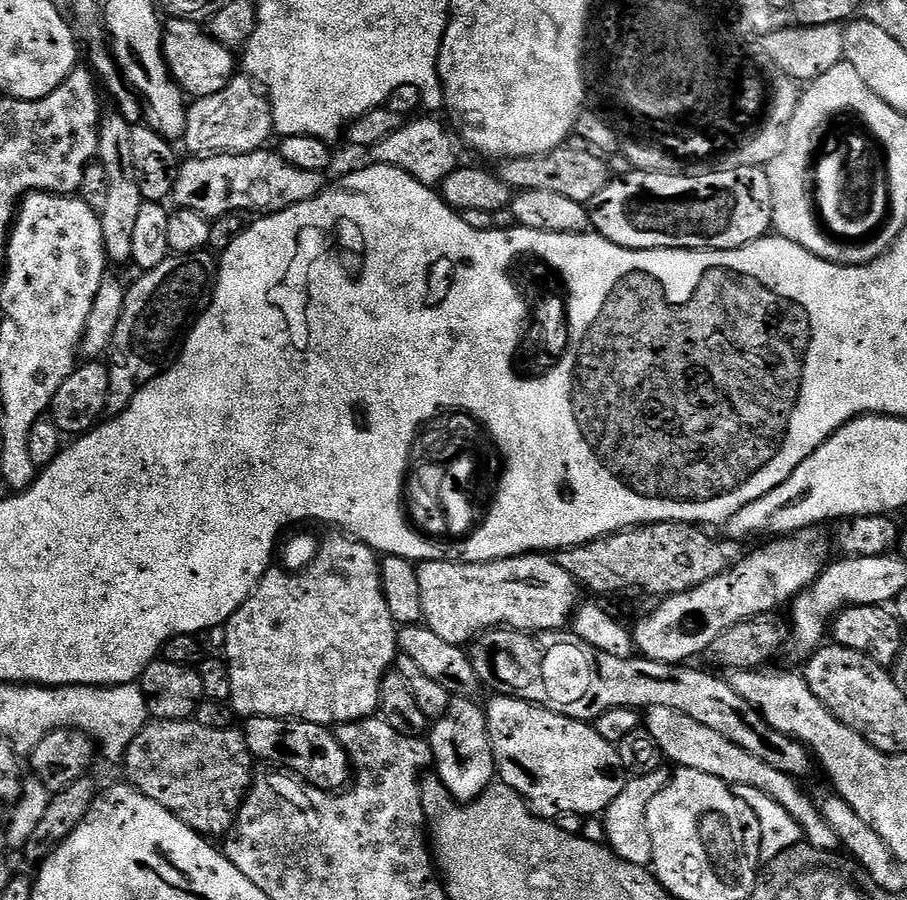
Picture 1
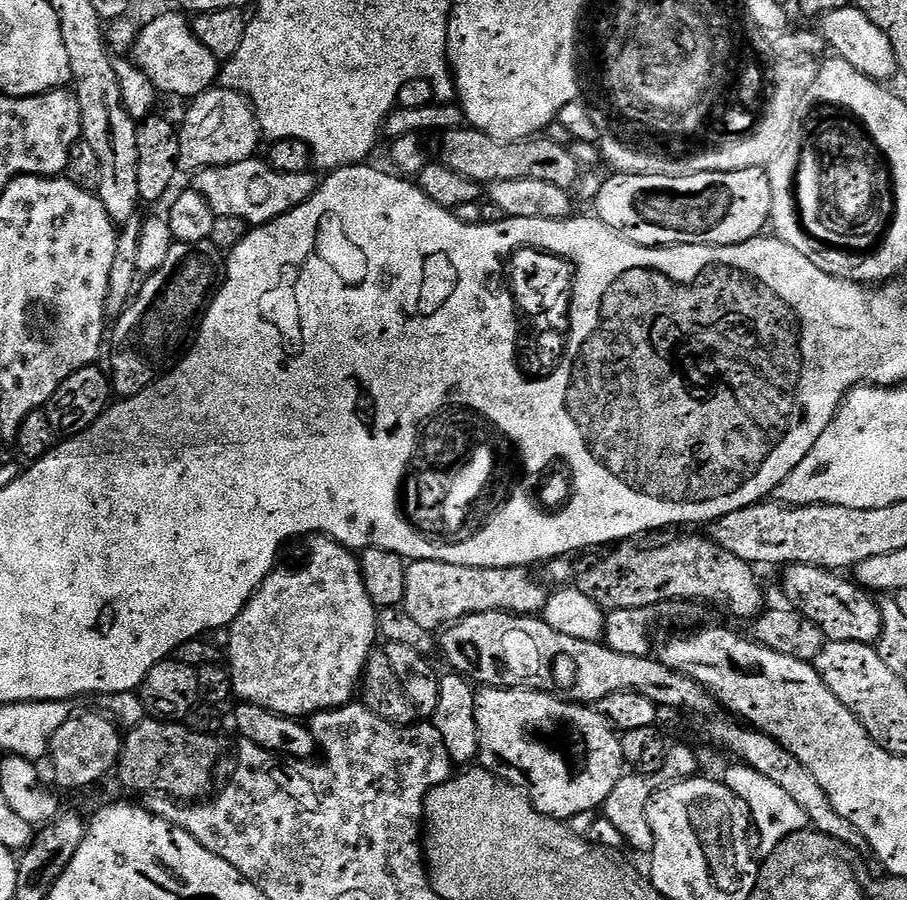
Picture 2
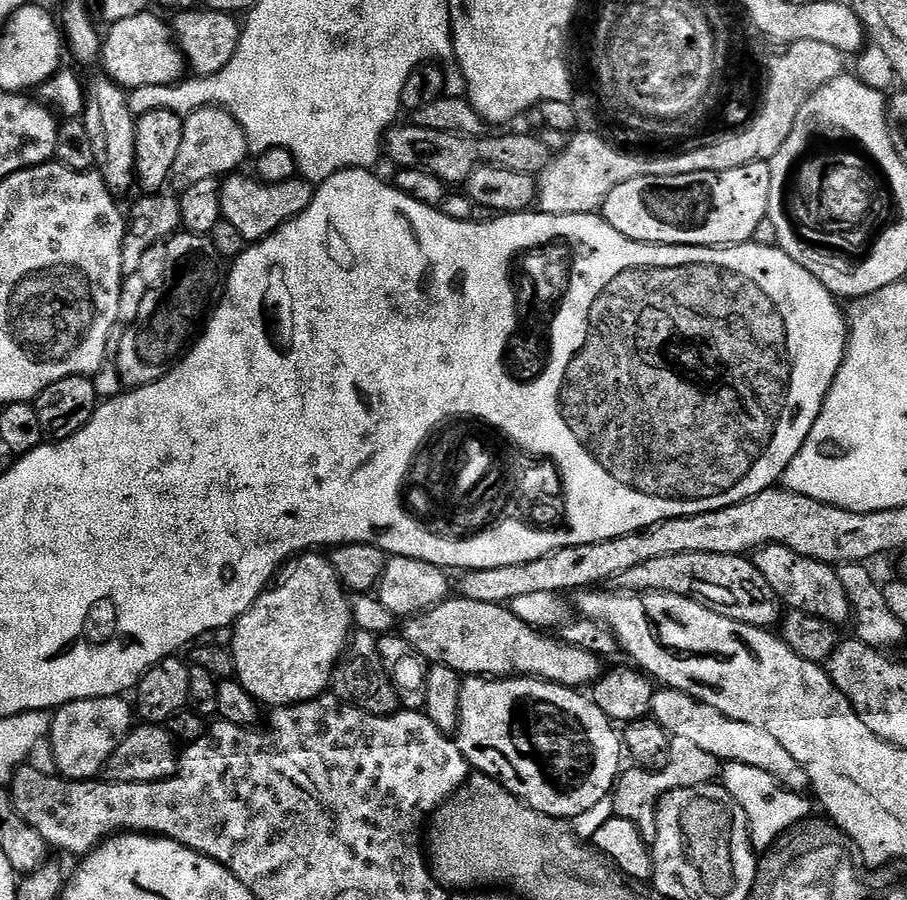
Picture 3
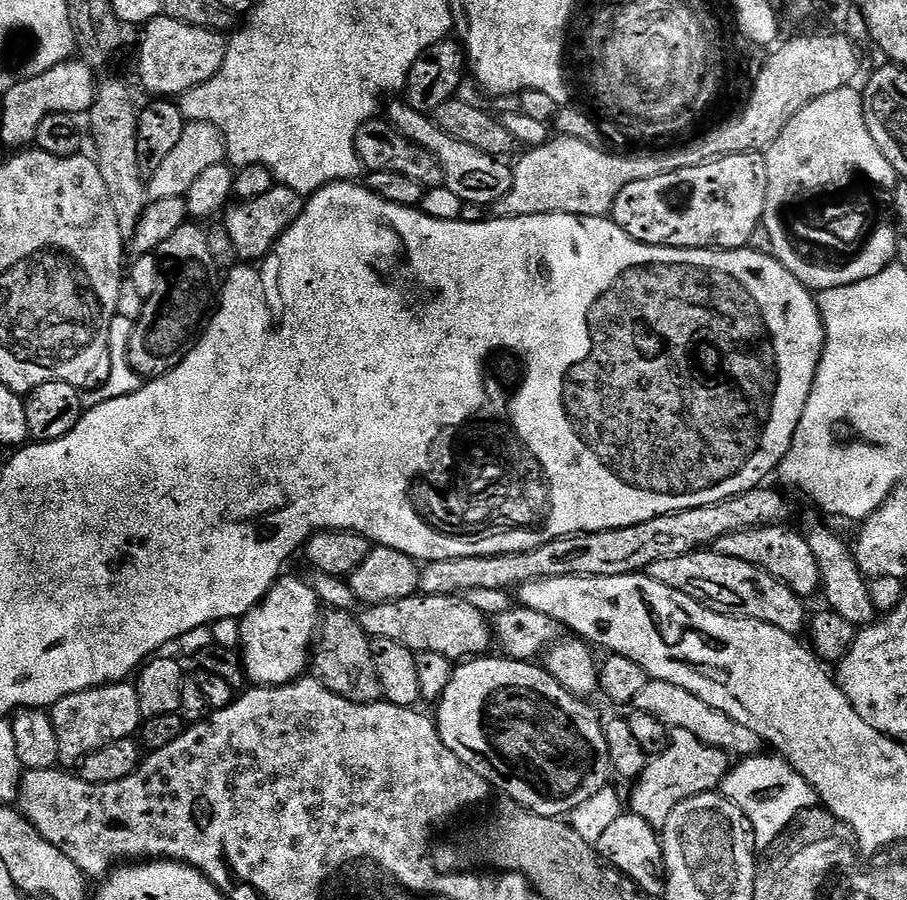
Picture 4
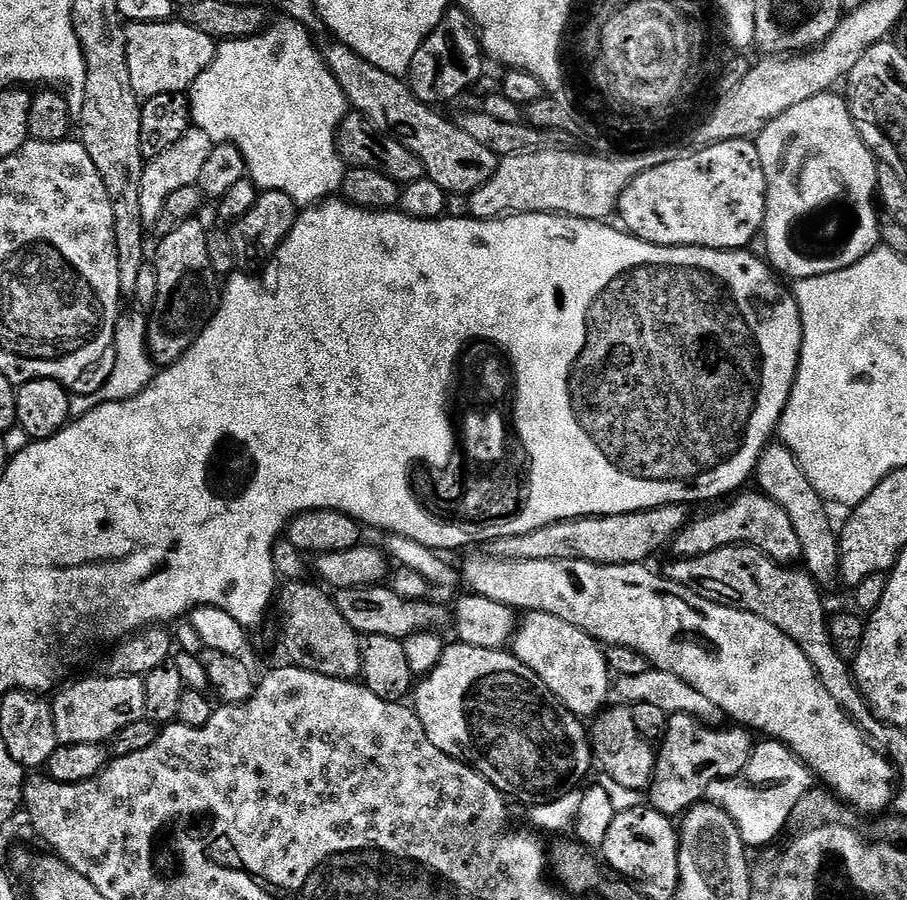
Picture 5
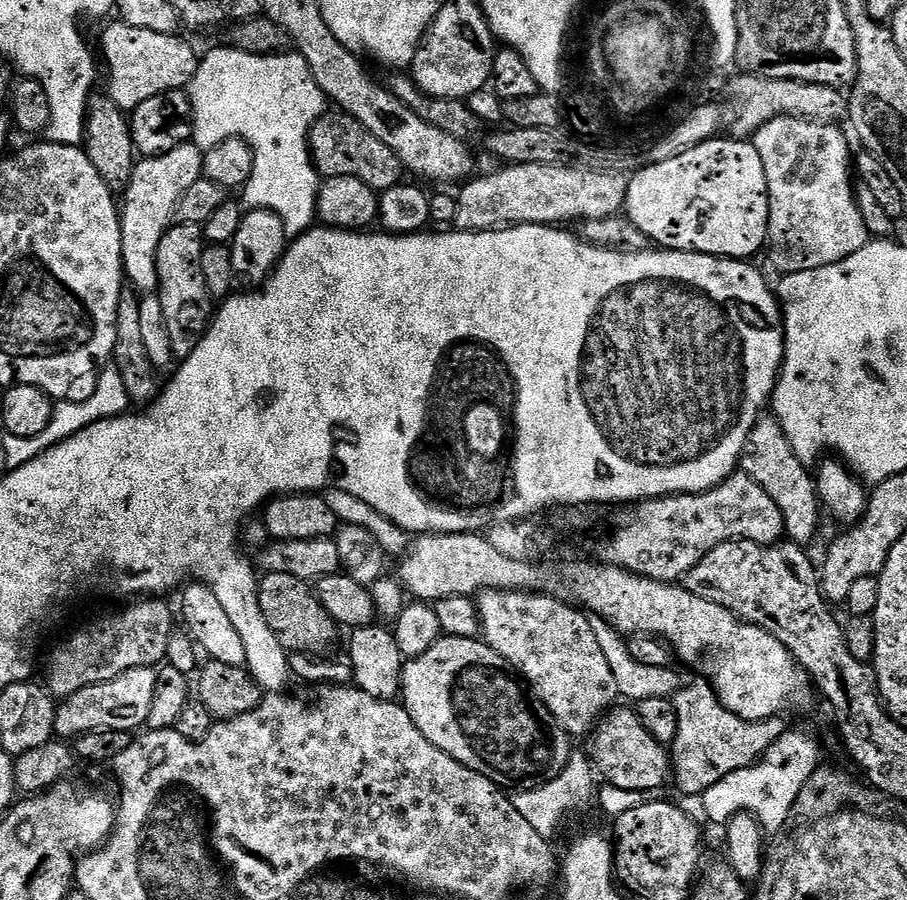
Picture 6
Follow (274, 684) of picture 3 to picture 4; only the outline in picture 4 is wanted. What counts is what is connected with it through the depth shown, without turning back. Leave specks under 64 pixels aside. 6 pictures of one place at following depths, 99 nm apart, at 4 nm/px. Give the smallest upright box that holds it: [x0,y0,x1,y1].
[238,578,322,686]

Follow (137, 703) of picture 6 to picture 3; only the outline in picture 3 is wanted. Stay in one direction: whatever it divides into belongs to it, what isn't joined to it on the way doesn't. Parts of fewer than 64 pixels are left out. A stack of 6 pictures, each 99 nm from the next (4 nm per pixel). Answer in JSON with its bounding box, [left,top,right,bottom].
[50,696,134,780]

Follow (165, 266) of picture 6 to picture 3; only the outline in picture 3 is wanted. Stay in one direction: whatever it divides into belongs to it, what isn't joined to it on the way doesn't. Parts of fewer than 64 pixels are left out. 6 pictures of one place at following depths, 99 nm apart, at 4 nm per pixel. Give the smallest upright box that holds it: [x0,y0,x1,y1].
[114,231,222,390]

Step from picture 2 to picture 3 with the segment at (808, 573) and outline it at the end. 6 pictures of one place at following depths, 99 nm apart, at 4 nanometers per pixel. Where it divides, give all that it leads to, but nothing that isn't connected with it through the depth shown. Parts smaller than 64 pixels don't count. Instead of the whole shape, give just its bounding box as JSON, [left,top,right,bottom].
[754,544,852,626]

